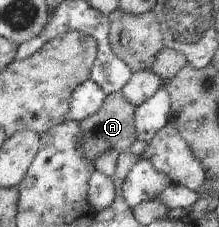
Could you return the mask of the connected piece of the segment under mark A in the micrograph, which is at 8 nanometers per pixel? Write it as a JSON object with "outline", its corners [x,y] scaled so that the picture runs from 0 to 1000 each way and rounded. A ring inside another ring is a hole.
{"outline":[[[557,401],[489,419],[466,476],[434,507],[370,529],[356,546],[374,568],[370,648],[420,714],[438,692],[502,656],[534,661],[543,678],[580,674],[594,661],[594,643],[626,617],[616,467],[575,441]]]}

